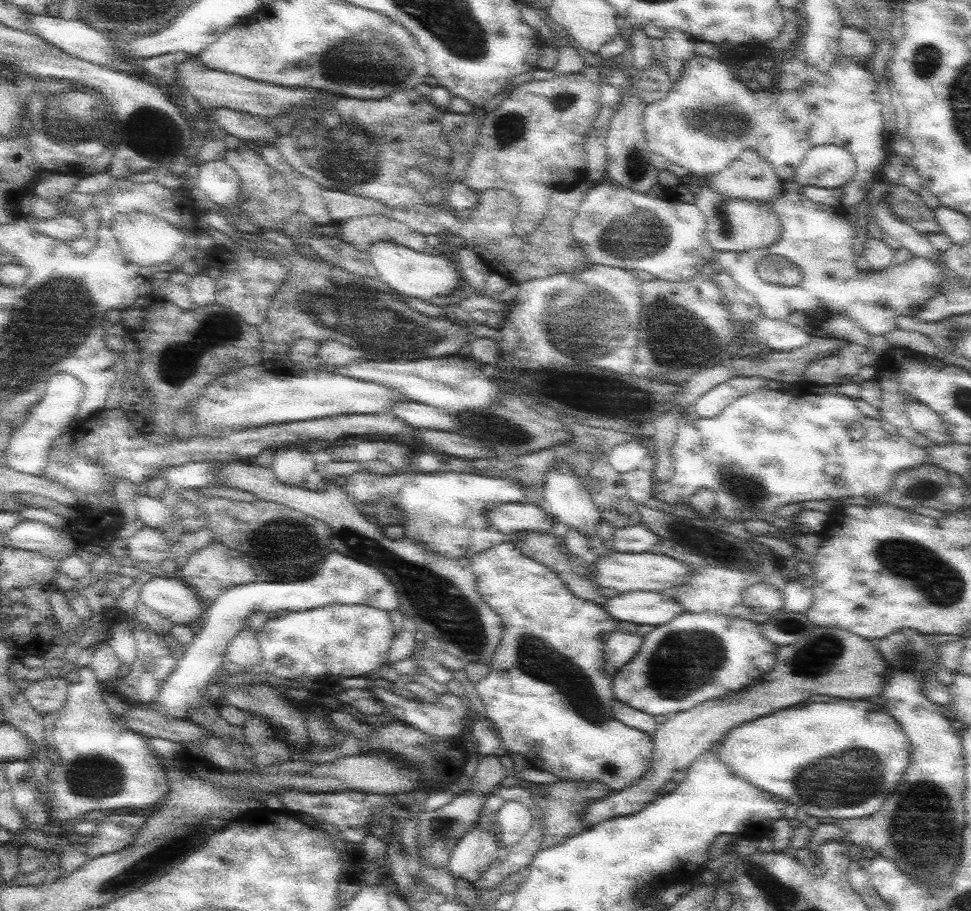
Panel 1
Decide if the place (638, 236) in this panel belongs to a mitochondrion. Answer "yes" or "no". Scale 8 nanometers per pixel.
yes

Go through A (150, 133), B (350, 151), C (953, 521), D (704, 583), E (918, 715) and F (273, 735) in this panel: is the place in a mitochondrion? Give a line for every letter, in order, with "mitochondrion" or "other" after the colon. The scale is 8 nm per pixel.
A: mitochondrion
B: mitochondrion
C: other
D: other
E: other
F: mitochondrion

